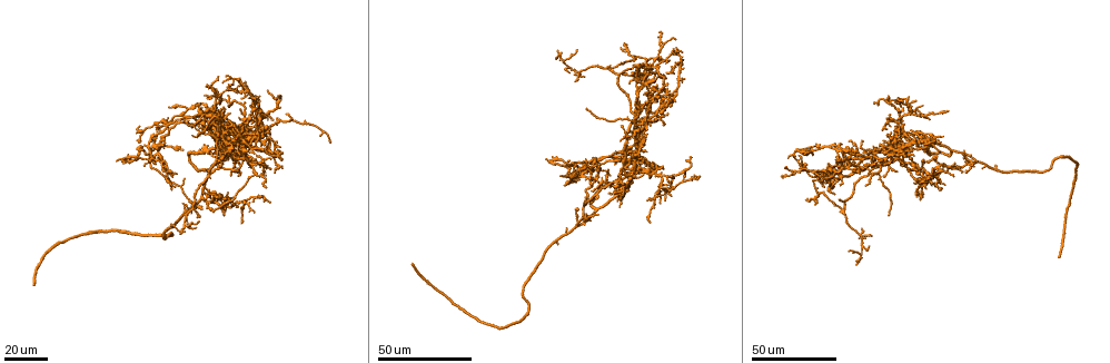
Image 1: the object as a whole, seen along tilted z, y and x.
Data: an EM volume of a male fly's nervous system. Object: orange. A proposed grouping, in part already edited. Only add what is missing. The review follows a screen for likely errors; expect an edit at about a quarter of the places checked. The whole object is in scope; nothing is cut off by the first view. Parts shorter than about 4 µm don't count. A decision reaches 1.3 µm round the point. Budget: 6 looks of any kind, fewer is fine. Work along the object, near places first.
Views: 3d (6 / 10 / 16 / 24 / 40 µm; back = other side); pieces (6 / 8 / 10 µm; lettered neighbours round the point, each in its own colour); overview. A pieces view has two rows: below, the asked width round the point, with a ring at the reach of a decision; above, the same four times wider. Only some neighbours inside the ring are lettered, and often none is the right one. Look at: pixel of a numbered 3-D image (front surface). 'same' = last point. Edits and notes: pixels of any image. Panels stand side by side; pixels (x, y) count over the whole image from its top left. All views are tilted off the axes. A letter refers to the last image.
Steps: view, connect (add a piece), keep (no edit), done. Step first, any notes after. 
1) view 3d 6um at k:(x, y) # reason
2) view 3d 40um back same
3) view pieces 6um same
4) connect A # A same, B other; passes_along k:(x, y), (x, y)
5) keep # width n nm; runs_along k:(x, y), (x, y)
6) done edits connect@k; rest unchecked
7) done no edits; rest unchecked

view 3d 24um at 1:(873, 147) # an open end

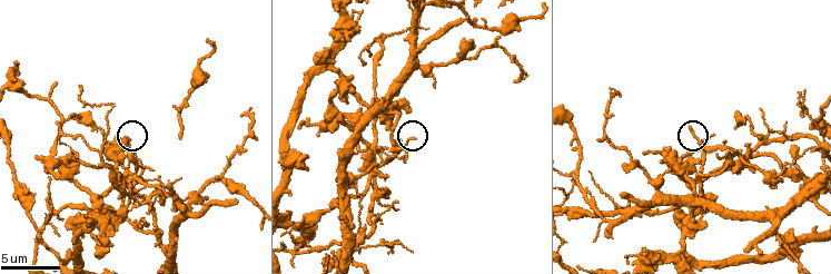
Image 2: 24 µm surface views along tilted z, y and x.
view 3d 6um same

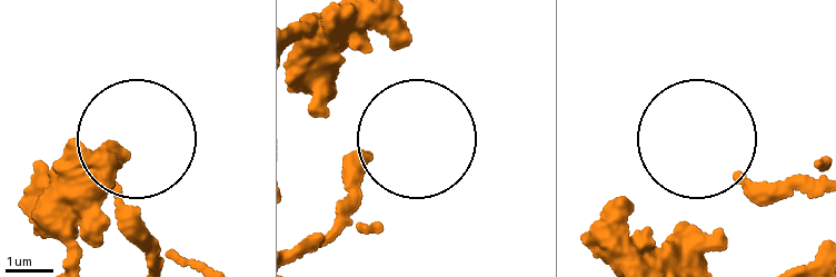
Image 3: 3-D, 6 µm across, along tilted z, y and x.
view pieces 10um at 3:(119, 190) # see the neighbours

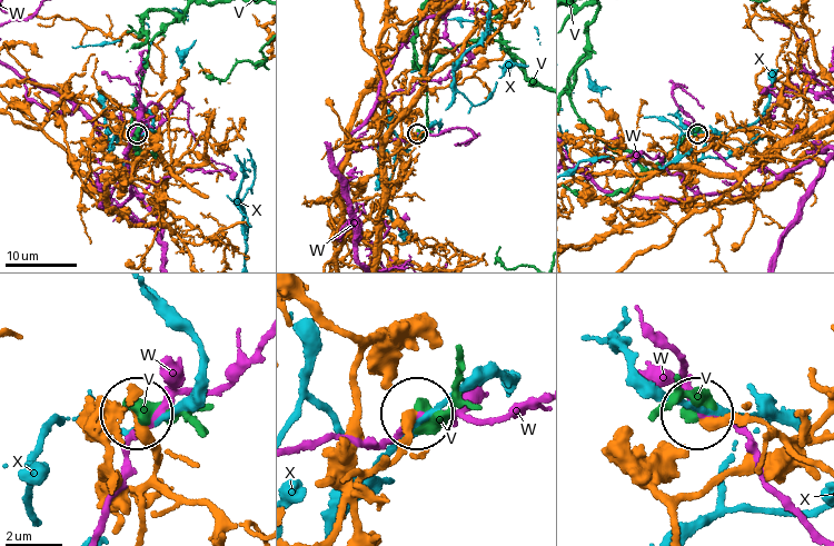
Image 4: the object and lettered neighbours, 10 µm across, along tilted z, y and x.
keep # width 180 nm; V other, W other, X other; runs_along 4:(816, 423), (788, 434), (700, 415); none of them fits

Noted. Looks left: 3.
view 3d 10um at 2:(303, 157) # branch stops here

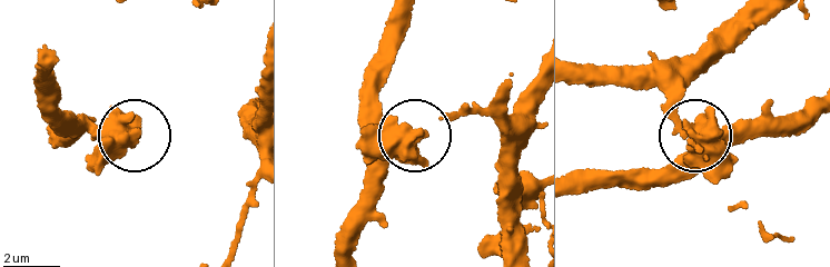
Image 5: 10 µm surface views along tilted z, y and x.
view pieces 10um at 5:(136, 130) # see the neighbours

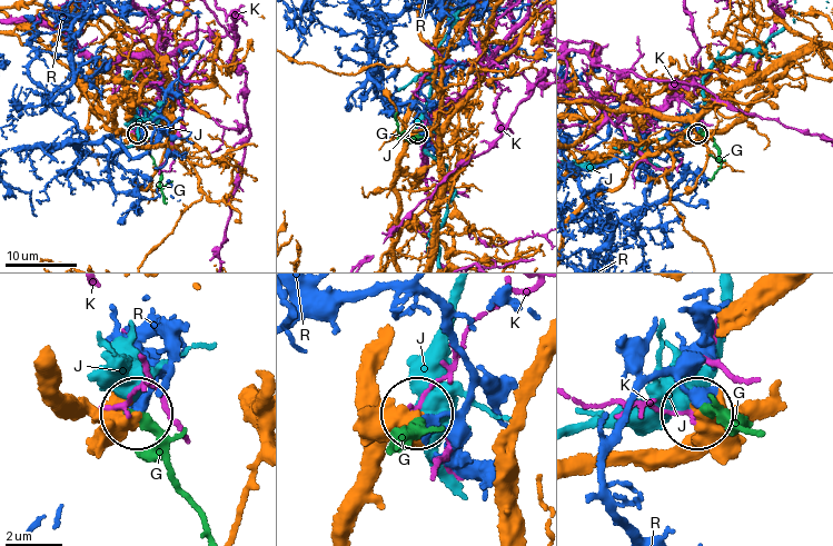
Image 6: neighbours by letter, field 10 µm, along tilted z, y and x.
keep # G other, J other, K other, R other; runs_along 6:(757, 404), (702, 415); none of them fits

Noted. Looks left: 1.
done no edits; rest unchecked

